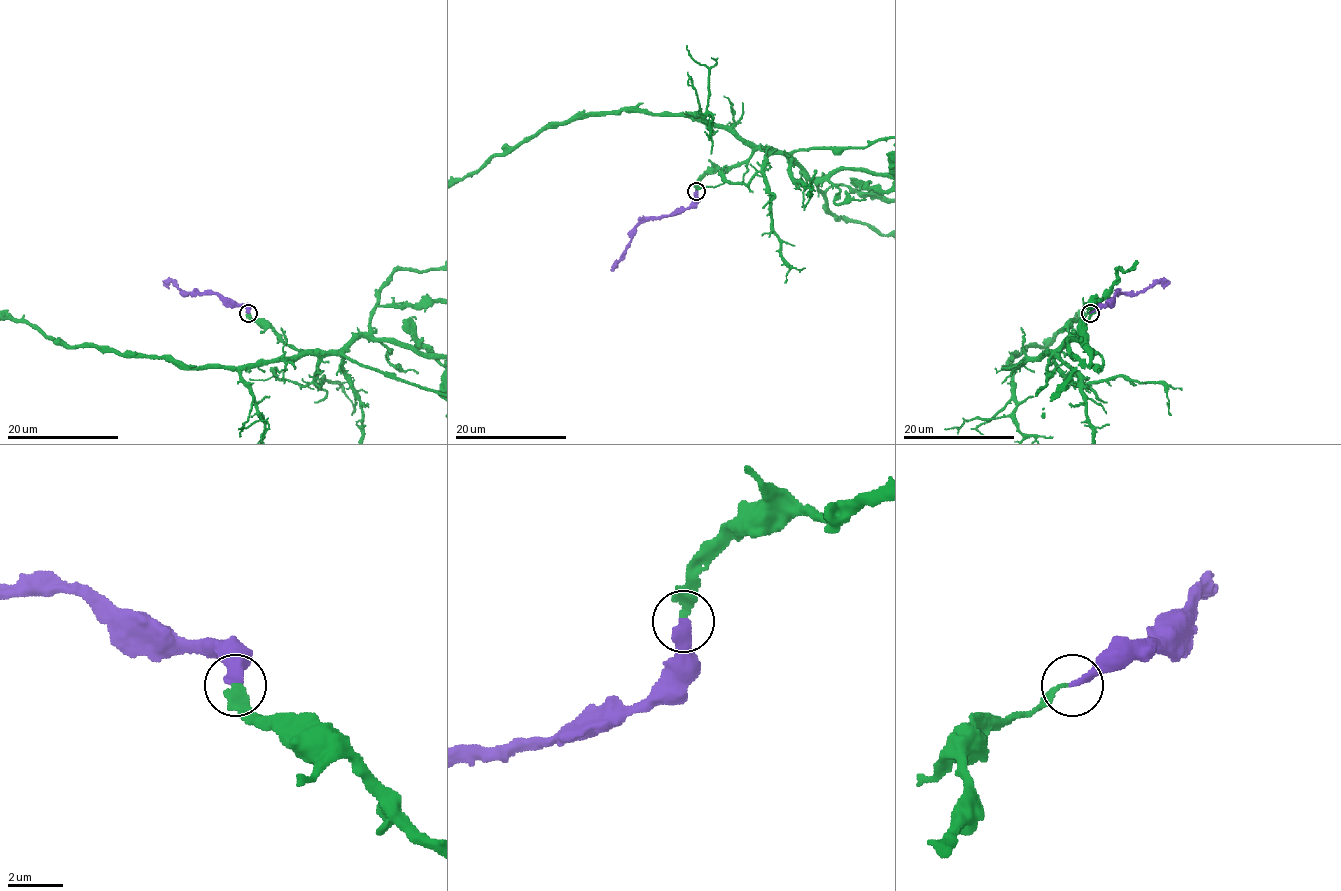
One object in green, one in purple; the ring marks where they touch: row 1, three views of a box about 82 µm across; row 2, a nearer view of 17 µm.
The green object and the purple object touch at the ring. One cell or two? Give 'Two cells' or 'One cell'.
One cell

